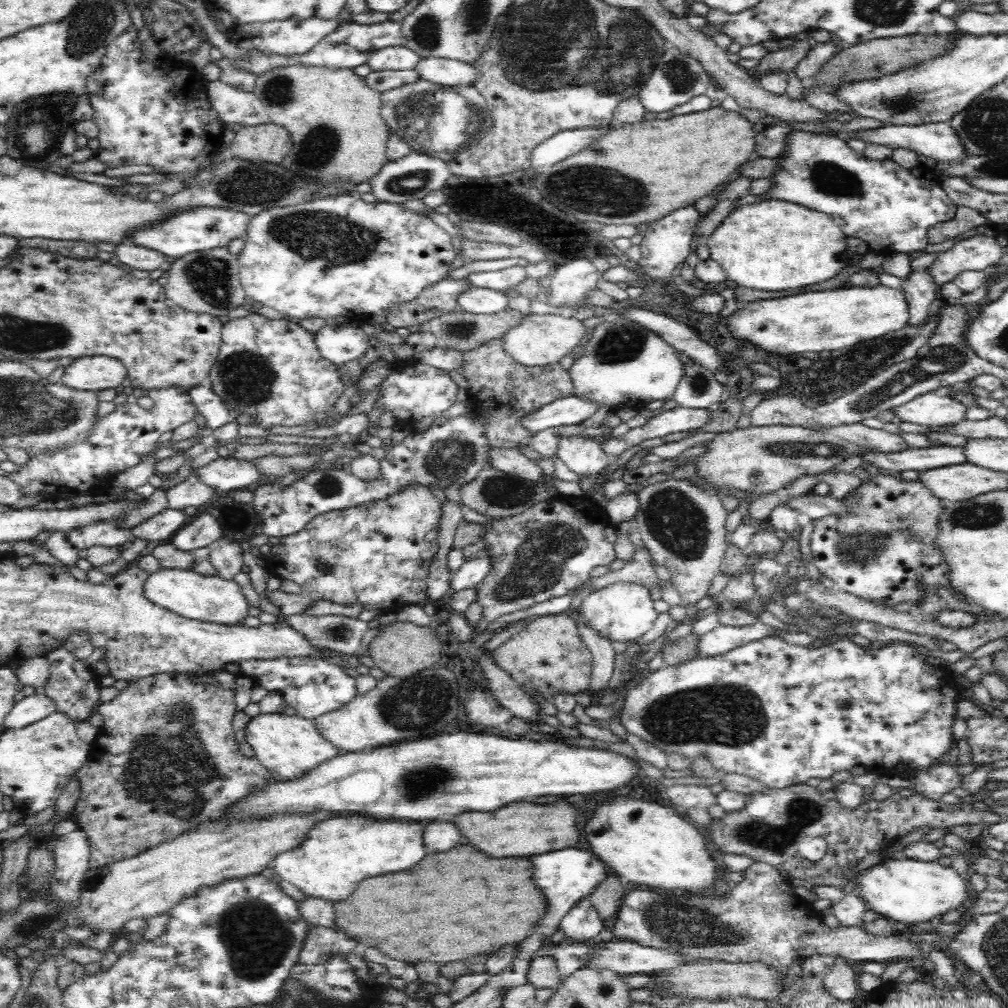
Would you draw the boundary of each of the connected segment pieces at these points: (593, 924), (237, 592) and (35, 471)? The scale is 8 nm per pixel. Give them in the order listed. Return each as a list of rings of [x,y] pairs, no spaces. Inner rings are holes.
[[[586,897],[562,917],[559,930],[562,930],[568,938],[588,940],[588,938],[594,938],[604,928],[603,925],[604,921],[597,913],[595,906]]]
[[[160,568],[146,578],[144,595],[152,604],[171,610],[184,618],[234,626],[242,625],[250,606],[240,587],[233,580],[198,575],[190,569]]]
[[[134,389],[125,403],[116,405],[112,412],[93,424],[84,443],[73,444],[72,447],[61,450],[46,451],[45,454],[28,454],[28,460],[14,472],[6,472],[6,477],[18,485],[21,497],[42,496],[42,500],[48,501],[62,499],[70,504],[69,508],[78,508],[72,504],[74,498],[108,492],[113,487],[112,480],[115,476],[136,466],[148,455],[158,442],[160,434],[194,421],[197,414],[188,389]],[[144,394],[154,400],[154,407],[150,411],[138,405],[138,398]]]

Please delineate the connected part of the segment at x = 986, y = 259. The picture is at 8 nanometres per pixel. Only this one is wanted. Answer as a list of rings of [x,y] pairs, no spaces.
[[[975,234],[961,238],[946,251],[938,252],[926,271],[936,286],[942,286],[966,270],[980,272],[989,266],[995,266],[1003,252],[995,236]]]

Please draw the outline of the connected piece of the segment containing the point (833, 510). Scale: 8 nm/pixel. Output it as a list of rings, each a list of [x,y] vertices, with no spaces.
[[[814,492],[805,493],[796,500],[790,501],[787,506],[792,507],[798,513],[804,513],[814,521],[832,514],[844,513],[842,499],[834,498],[832,495],[818,496]]]

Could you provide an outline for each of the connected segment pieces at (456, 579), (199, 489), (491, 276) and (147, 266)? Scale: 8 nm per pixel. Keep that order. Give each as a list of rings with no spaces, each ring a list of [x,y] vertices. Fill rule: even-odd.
[[[479,549],[472,560],[465,561],[460,570],[451,576],[450,592],[460,592],[462,589],[476,588],[490,573],[490,558],[486,551]]]
[[[194,473],[183,482],[168,488],[165,493],[168,499],[168,509],[182,511],[189,506],[200,507],[202,504],[208,503],[214,496],[217,496],[217,493],[224,494],[206,487]]]
[[[516,265],[492,272],[482,272],[481,270],[480,272],[472,272],[466,276],[466,281],[468,281],[470,288],[485,288],[502,292],[502,290],[508,290],[508,288],[516,286],[518,282],[522,282],[527,275],[524,267]]]
[[[130,242],[119,244],[115,250],[115,256],[122,266],[146,272],[158,270],[160,264],[168,260],[162,252],[154,252]]]

